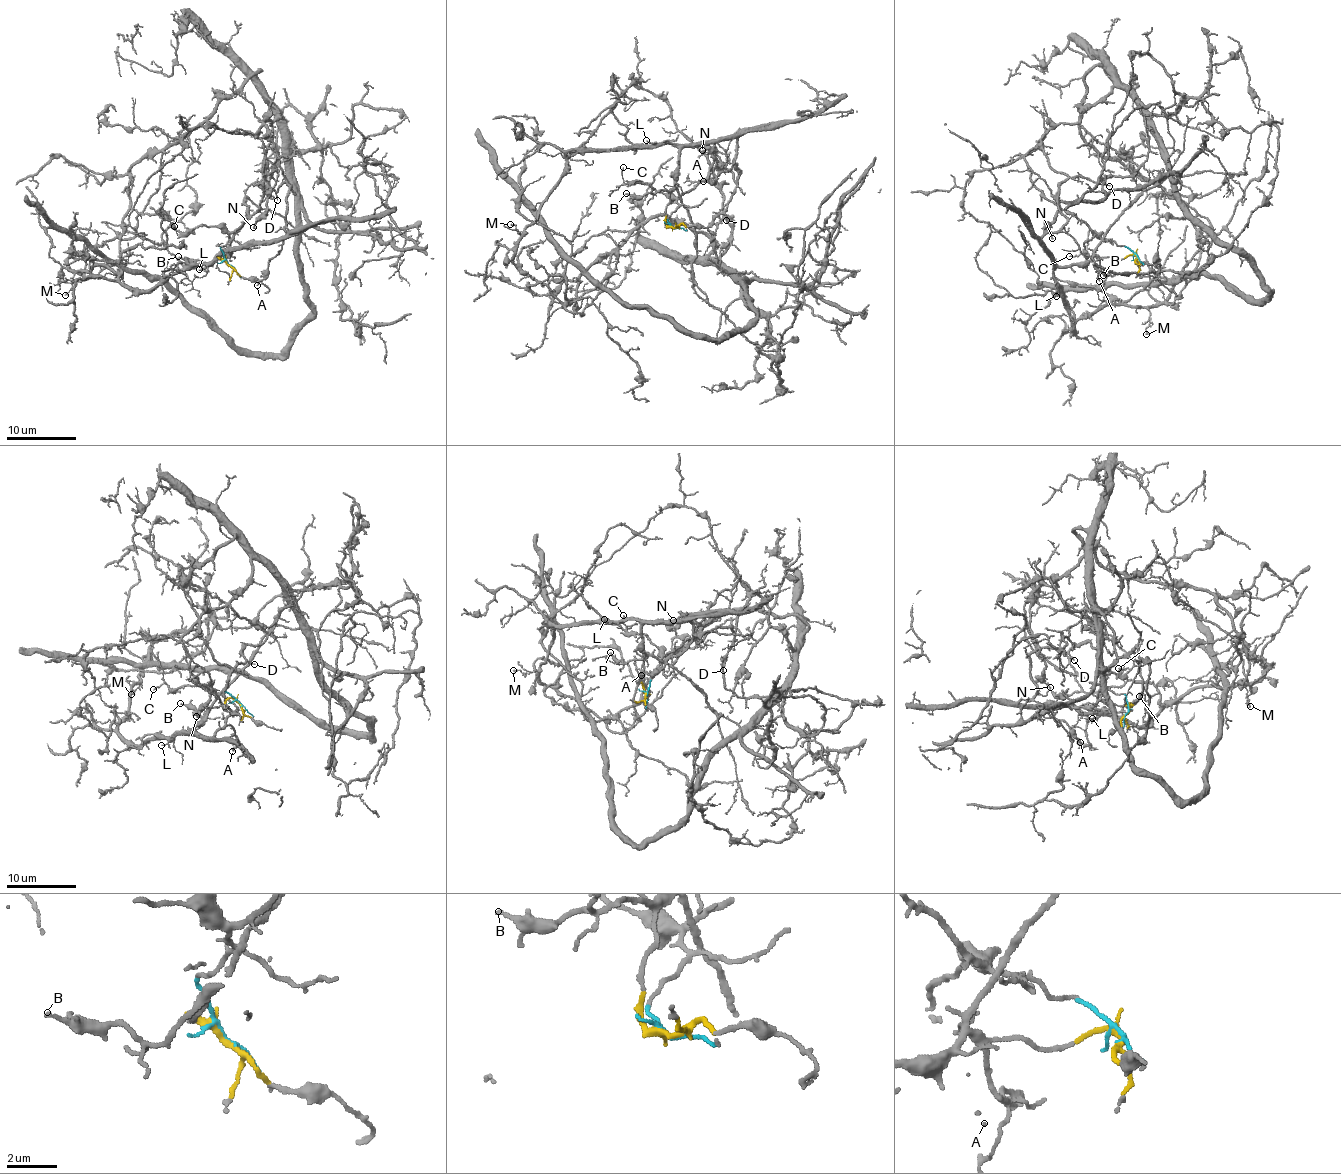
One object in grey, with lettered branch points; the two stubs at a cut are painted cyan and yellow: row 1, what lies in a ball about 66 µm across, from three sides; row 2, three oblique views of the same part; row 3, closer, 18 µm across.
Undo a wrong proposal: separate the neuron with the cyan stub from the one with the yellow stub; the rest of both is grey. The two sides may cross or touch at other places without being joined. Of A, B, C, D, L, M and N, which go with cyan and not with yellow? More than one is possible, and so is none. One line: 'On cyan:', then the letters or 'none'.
On cyan: C, N

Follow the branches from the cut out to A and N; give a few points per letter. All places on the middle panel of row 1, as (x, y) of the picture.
A: (674, 227), (667, 225), (665, 219), (681, 151), (737, 139), (735, 163), (713, 181), (703, 182)
N: (674, 227), (667, 216), (676, 209), (676, 200), (715, 167), (717, 161), (708, 150), (702, 151)

